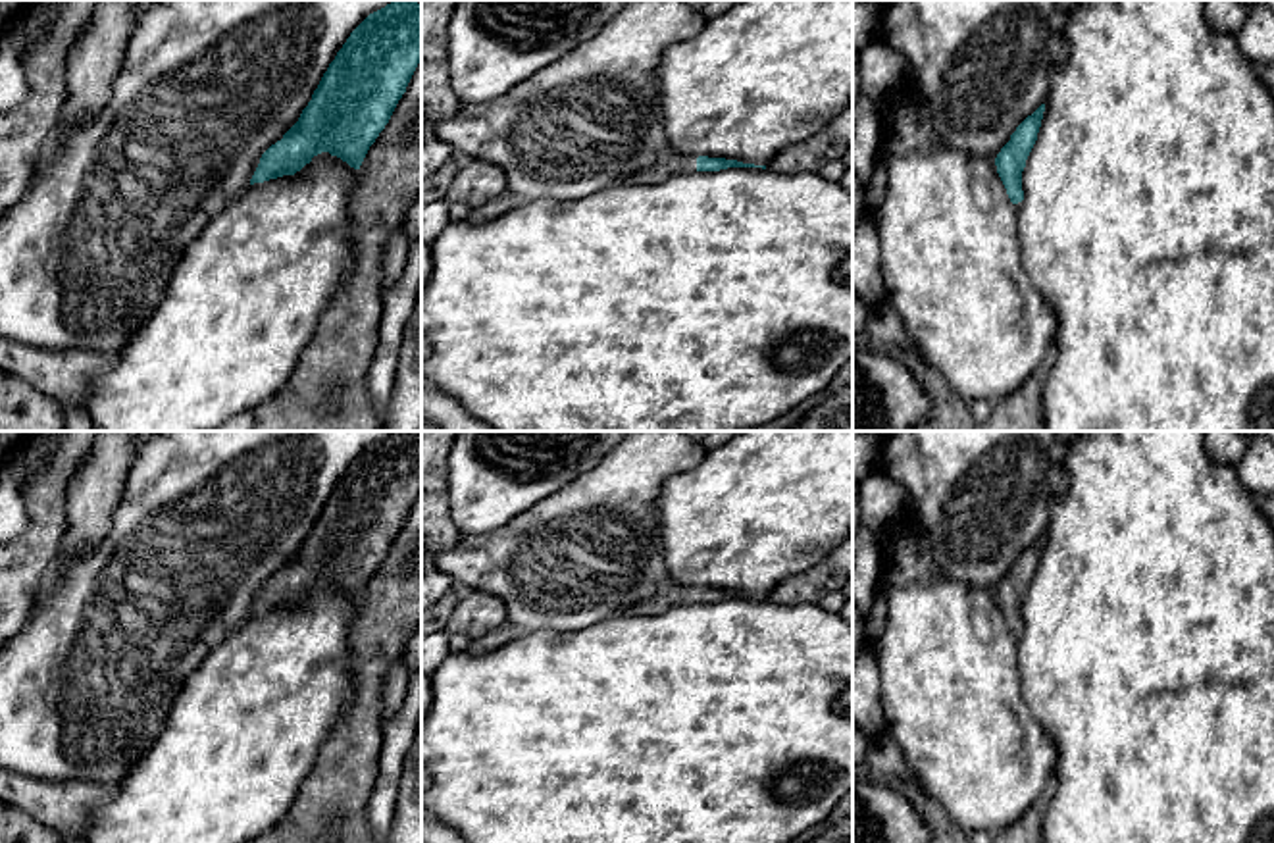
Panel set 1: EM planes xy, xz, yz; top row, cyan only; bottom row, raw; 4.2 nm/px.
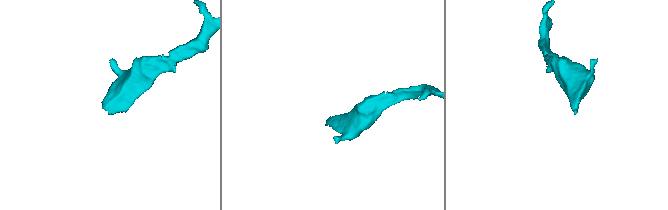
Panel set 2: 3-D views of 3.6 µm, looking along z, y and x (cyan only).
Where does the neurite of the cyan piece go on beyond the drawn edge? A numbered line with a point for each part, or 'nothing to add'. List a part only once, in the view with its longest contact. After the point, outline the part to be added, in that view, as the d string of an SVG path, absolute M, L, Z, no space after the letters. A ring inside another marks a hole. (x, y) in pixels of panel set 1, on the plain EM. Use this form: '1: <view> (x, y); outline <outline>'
1: xz (670, 595); outline M664 585L654 597L625 608L624 616L660 616L677 604L697 602L697 585Z

